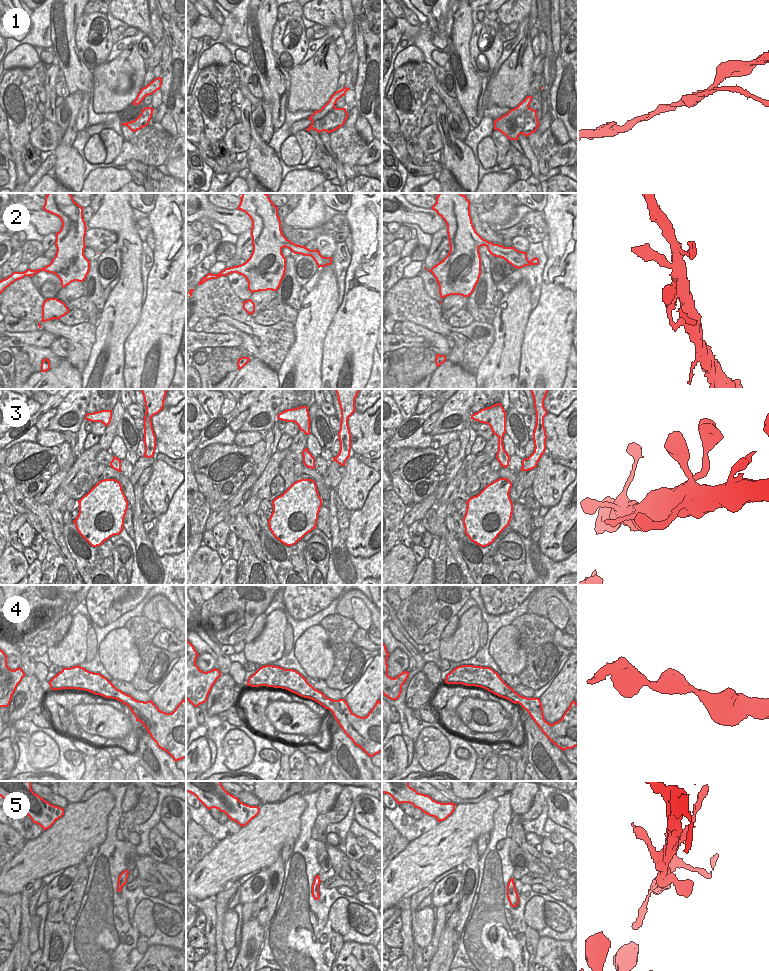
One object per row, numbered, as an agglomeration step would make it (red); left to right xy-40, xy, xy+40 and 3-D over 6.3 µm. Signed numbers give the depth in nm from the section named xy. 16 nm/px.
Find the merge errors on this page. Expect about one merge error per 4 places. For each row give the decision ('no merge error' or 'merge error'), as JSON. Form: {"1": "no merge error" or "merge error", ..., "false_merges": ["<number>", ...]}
{"1": "merge error", "2": "no merge error", "3": "no merge error", "4": "no merge error", "5": "no merge error", "false_merges": ["1"]}

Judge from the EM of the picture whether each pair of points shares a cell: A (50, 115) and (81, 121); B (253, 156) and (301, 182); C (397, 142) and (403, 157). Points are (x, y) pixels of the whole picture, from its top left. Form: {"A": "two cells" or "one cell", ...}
{"A": "two cells", "B": "two cells", "C": "one cell"}

